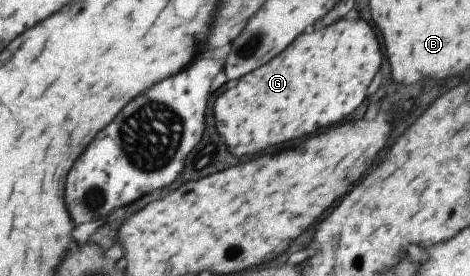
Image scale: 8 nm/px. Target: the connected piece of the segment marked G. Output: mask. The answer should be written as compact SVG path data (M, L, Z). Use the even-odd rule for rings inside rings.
M339 19L318 31L302 33L278 57L274 57L264 67L244 75L236 87L224 91L216 99L213 103L216 129L224 137L230 153L238 157L256 155L260 151L266 151L268 147L312 135L318 129L344 121L348 115L356 111L356 107L364 103L368 95L368 85L372 83L372 77L376 77L380 63L382 63L382 53L378 37L374 29L362 19L352 19L352 21Z

